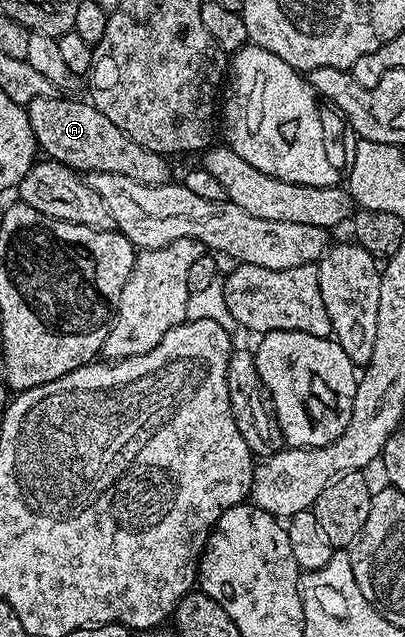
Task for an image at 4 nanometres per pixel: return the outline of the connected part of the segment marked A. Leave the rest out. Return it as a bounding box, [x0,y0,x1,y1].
[27,94,170,184]

